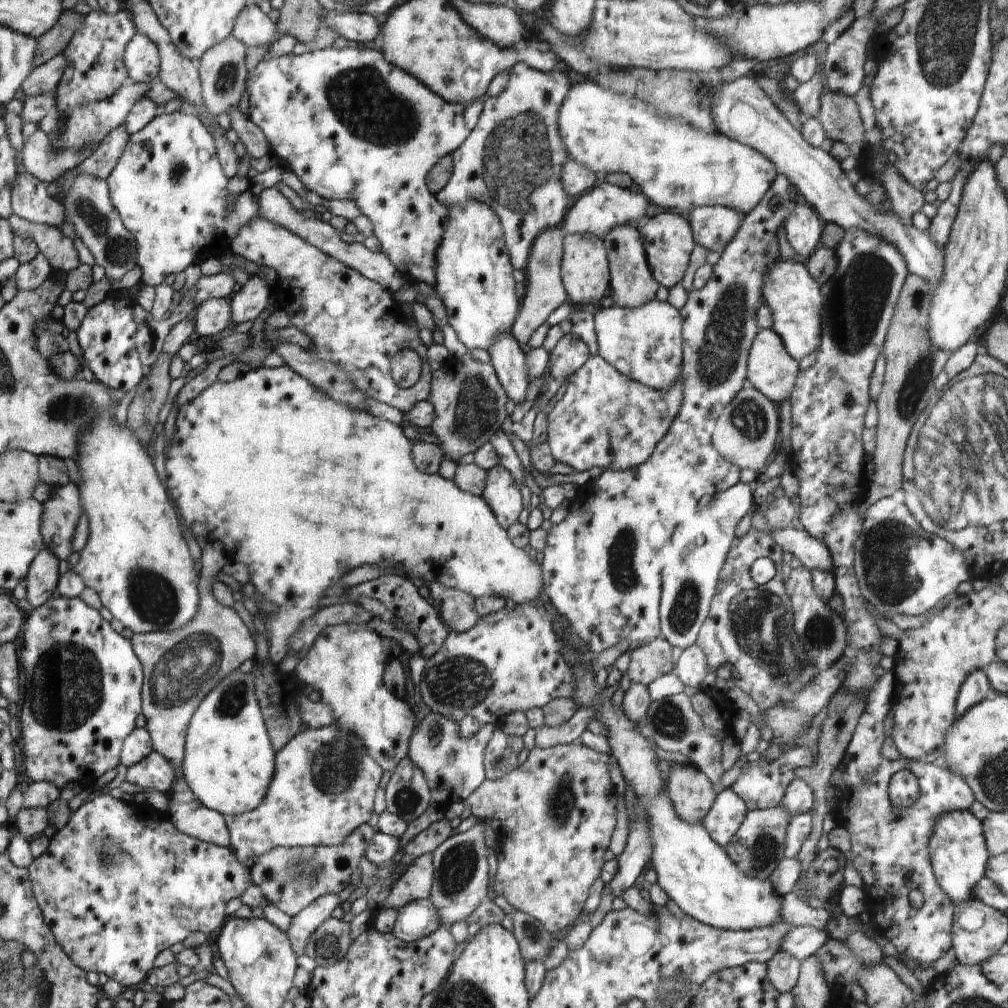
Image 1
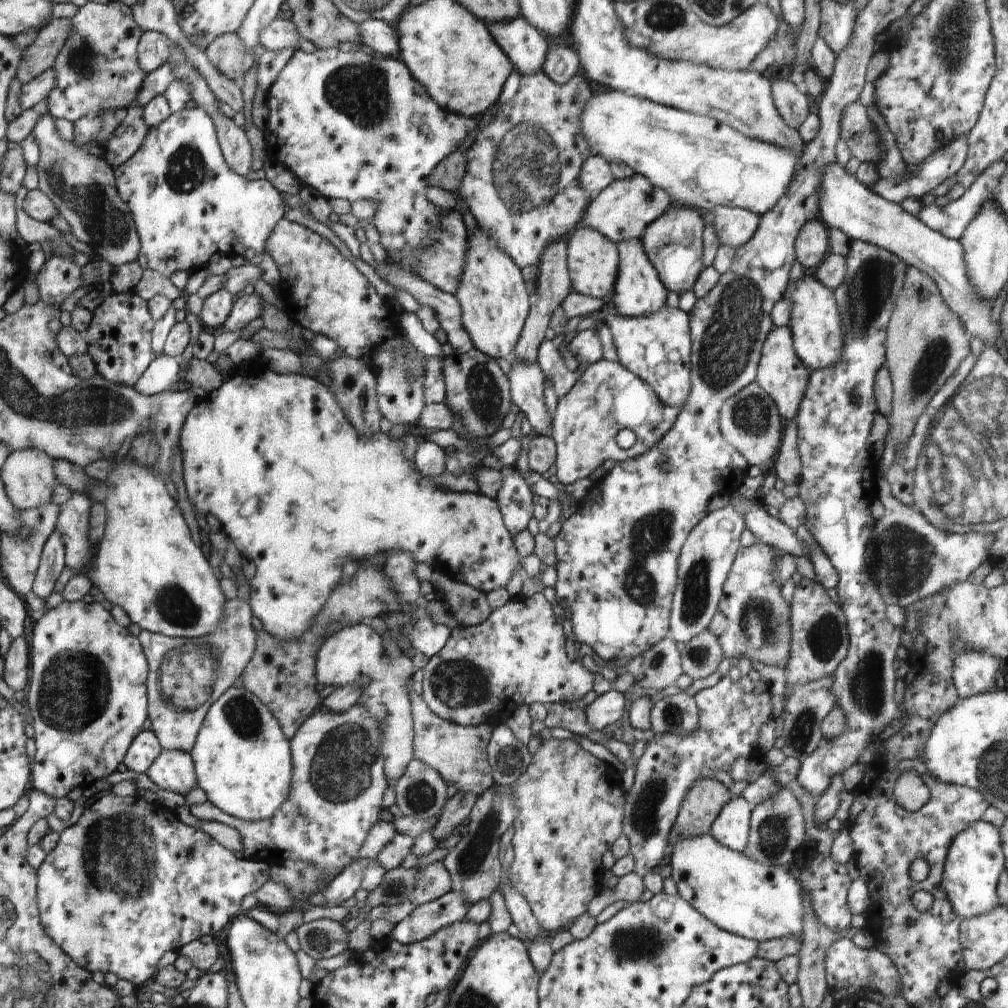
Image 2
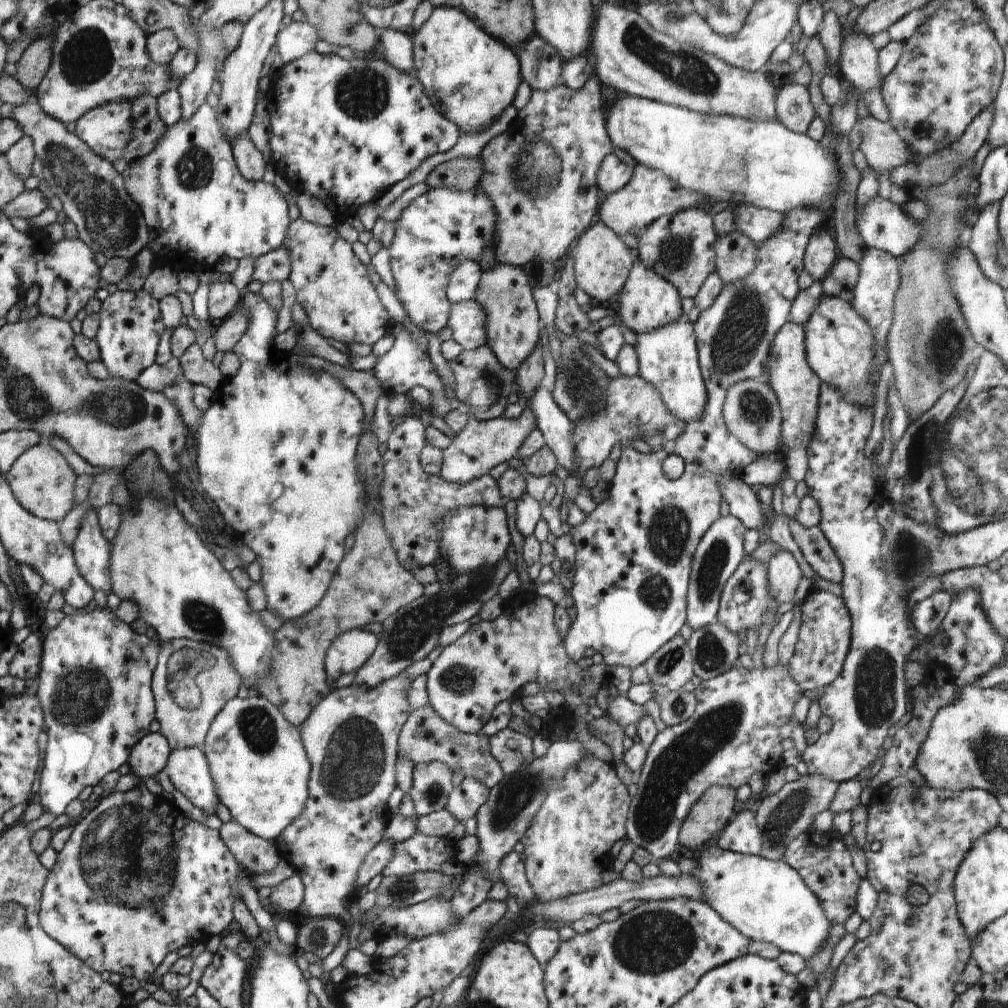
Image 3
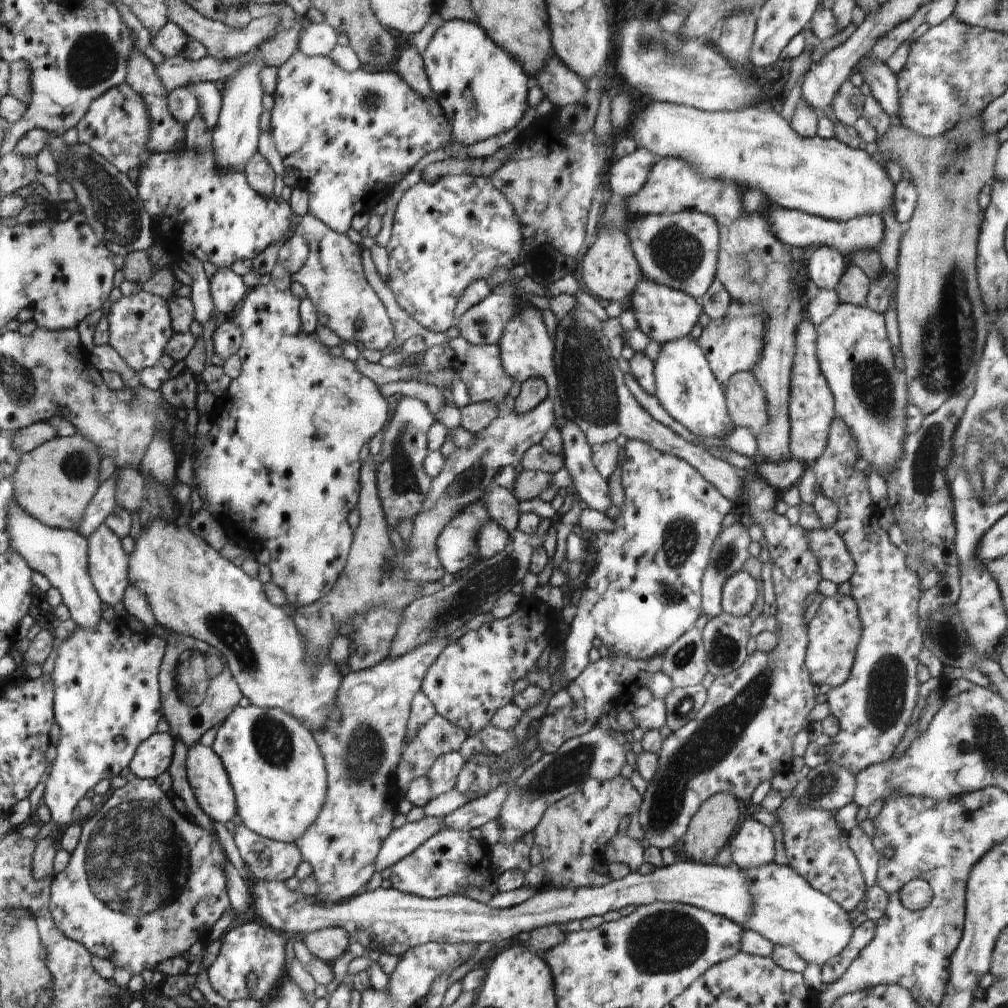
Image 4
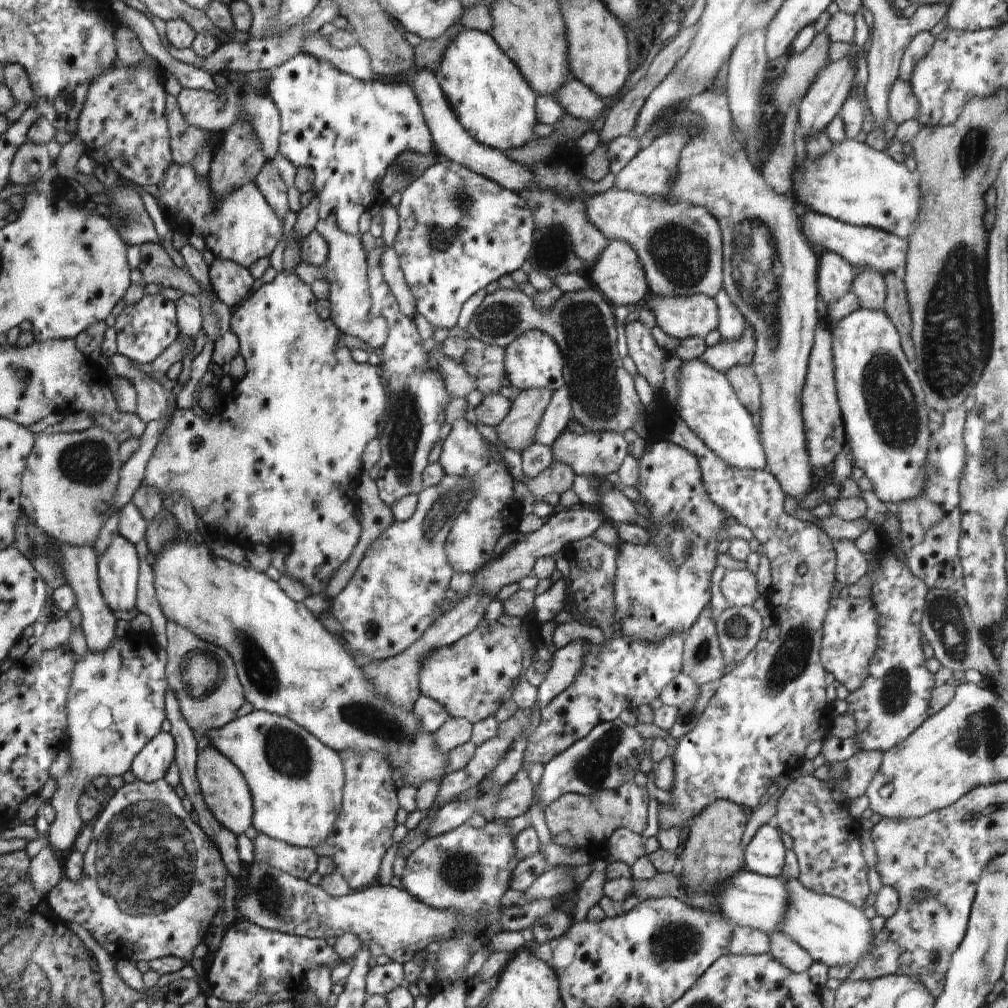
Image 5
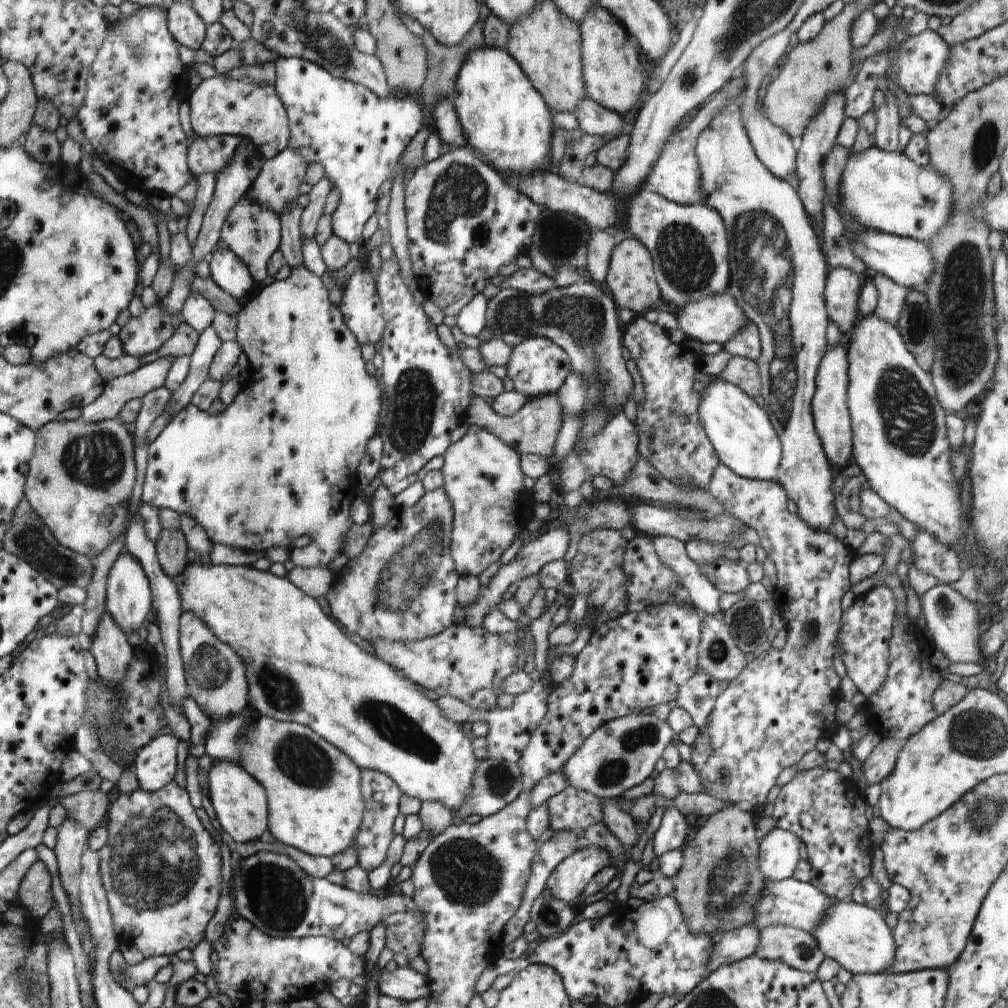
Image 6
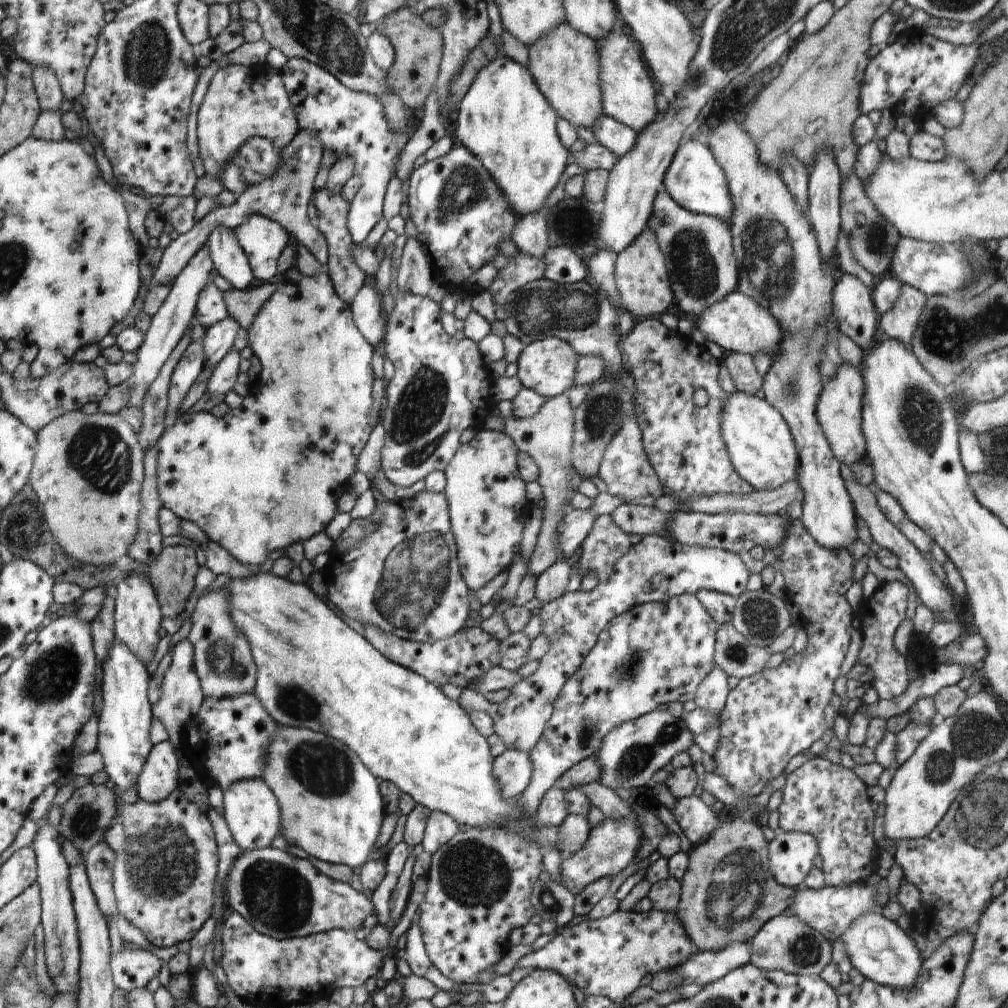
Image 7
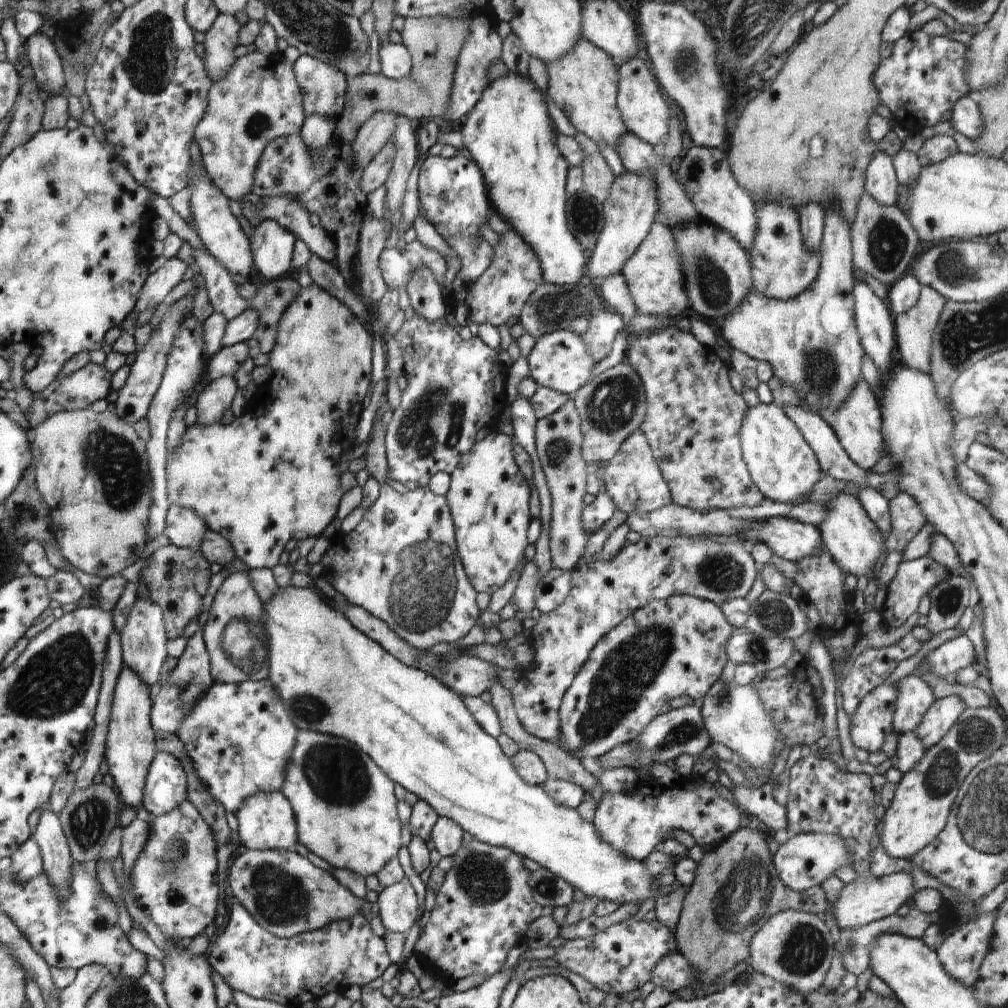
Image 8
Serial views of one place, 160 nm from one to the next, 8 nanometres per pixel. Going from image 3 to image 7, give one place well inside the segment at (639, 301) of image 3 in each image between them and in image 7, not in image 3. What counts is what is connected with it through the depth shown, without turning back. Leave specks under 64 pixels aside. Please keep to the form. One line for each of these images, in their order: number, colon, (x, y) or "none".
4: (663, 314)
5: (680, 317)
6: (714, 318)
7: (738, 323)

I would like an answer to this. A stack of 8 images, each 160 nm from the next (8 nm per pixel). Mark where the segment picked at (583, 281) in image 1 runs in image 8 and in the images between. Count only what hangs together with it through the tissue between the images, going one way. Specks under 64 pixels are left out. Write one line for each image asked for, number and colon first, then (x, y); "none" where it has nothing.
2: (592, 259)
3: (601, 261)
4: (609, 269)
5: (618, 273)
6: (630, 280)
7: (641, 275)
8: (653, 274)

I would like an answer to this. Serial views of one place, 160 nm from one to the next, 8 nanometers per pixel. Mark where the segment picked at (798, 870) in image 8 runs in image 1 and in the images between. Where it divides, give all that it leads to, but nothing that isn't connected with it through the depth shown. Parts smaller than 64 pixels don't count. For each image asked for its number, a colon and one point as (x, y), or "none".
1: (726, 814)
2: (731, 828)
3: (741, 835)
4: (753, 845)
5: (765, 854)
6: (778, 851)
7: (791, 854)

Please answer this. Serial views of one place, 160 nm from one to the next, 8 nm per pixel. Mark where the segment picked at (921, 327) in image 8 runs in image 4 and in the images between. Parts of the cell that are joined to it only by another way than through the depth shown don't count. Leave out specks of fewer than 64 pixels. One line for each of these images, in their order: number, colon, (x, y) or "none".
4: (853, 286)
5: (869, 287)
6: (891, 297)
7: (899, 323)

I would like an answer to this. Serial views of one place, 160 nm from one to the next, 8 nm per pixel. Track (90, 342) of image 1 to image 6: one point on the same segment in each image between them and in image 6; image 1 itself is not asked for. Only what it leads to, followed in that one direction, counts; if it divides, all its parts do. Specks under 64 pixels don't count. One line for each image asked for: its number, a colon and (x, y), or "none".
2: (119, 337)
3: (130, 326)
4: (140, 326)
5: (144, 329)
6: (141, 335)

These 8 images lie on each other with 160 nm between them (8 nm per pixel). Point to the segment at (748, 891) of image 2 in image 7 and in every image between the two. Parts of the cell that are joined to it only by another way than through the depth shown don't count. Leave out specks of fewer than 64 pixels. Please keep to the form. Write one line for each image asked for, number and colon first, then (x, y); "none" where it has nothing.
3: (764, 900)
4: (785, 909)
5: (833, 932)
6: (855, 936)
7: (882, 952)

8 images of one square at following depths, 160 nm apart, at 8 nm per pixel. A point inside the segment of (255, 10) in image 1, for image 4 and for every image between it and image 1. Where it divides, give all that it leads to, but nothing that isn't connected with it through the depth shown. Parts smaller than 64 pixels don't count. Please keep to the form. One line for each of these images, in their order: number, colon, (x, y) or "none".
2: (279, 33)
3: (293, 41)
4: (318, 39)

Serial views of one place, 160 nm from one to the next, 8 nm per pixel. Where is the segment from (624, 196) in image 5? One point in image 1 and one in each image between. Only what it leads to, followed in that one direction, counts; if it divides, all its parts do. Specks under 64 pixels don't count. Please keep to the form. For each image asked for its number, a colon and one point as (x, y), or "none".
1: (667, 238)
2: (673, 244)
3: (681, 247)
4: (679, 250)

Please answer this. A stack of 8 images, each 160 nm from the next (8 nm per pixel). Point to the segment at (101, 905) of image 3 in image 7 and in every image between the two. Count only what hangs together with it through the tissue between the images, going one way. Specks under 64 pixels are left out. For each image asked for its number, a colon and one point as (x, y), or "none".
4: (115, 897)
5: (152, 881)
6: (160, 869)
7: (163, 877)

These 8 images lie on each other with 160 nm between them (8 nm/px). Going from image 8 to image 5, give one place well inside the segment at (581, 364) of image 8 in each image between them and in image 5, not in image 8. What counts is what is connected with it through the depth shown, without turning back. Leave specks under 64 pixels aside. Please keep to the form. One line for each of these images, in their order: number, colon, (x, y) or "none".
5: (533, 360)
6: (537, 366)
7: (548, 366)

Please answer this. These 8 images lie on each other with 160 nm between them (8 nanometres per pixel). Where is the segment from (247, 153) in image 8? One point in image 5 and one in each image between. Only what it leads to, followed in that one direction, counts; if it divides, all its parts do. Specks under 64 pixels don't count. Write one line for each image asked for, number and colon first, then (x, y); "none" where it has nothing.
5: (214, 111)
6: (219, 105)
7: (242, 102)

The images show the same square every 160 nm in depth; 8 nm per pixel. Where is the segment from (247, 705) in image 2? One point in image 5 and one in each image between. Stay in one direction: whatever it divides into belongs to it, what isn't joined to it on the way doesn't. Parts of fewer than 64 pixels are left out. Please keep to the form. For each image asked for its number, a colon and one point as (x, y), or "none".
3: (257, 759)
4: (277, 772)
5: (296, 781)

